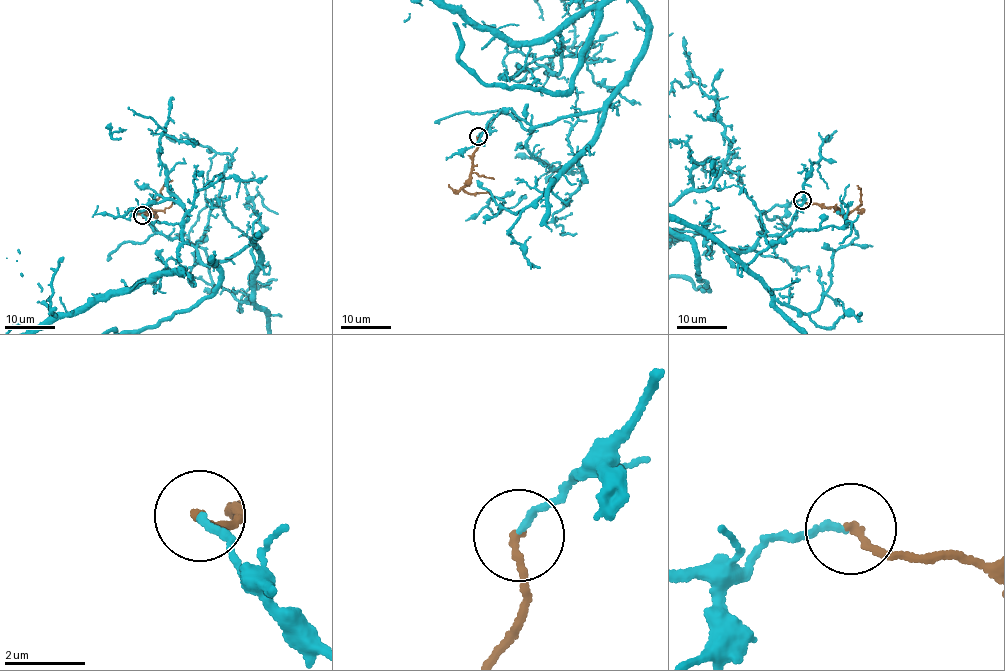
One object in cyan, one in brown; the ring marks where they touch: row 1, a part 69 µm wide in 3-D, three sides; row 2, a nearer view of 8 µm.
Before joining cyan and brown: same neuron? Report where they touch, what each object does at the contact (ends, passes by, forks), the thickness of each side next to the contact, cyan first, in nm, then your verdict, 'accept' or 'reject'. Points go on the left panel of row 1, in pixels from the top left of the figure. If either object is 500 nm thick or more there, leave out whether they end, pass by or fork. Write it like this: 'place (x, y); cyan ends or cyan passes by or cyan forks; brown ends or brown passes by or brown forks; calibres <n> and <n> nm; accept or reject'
place (142, 215); cyan ends; brown ends; calibres 160 and 180 nm; accept

